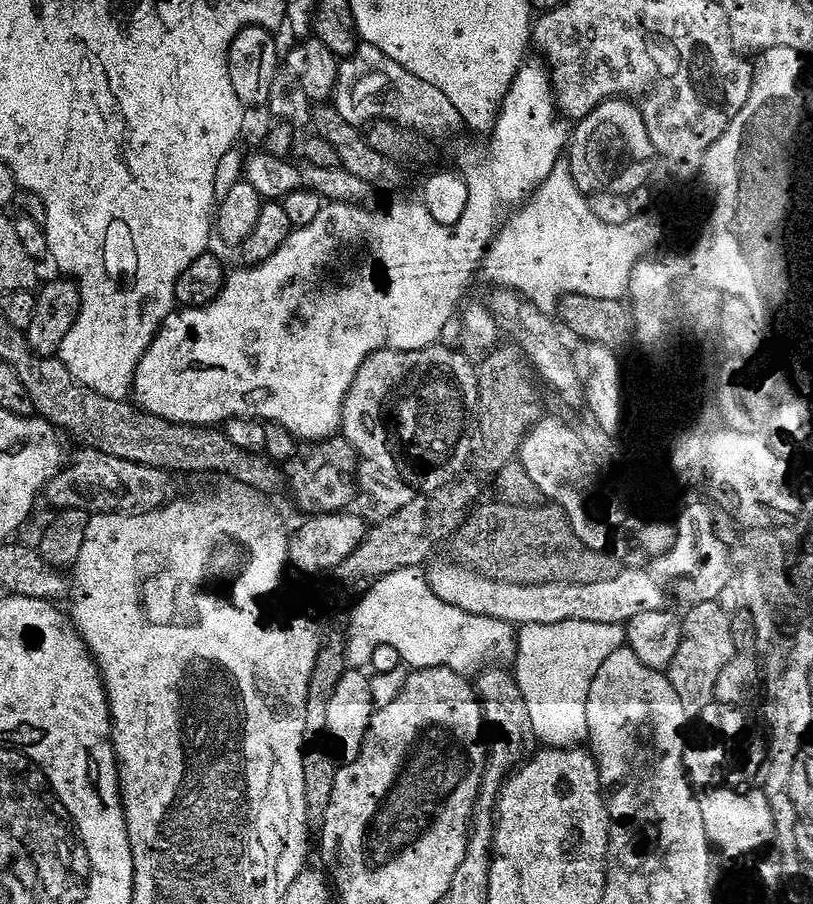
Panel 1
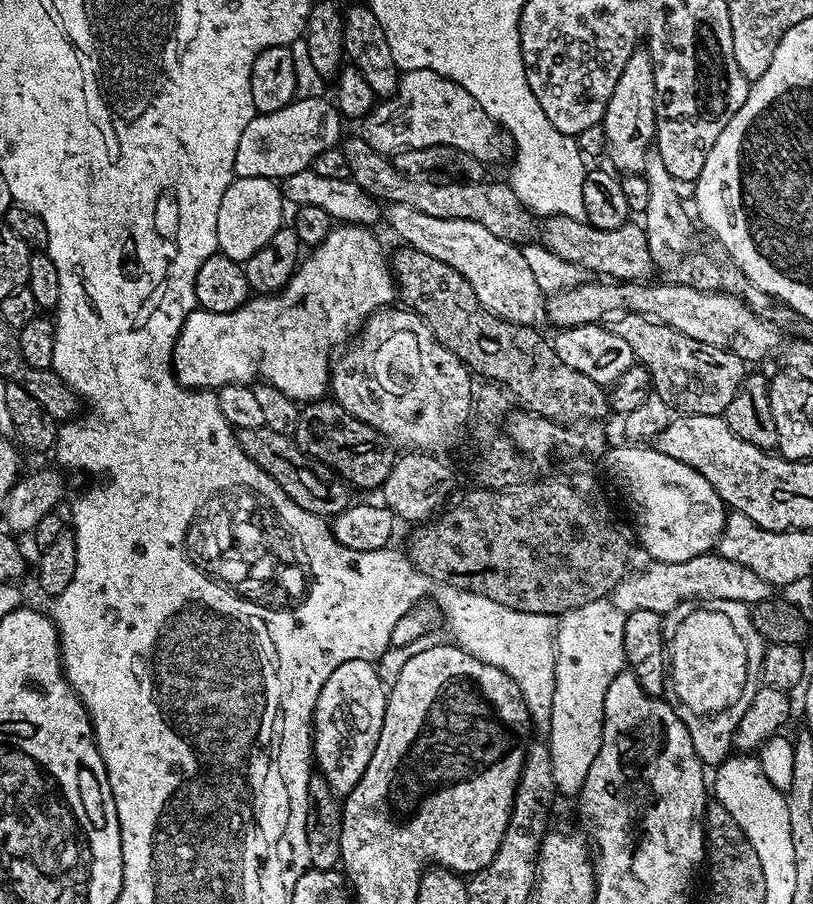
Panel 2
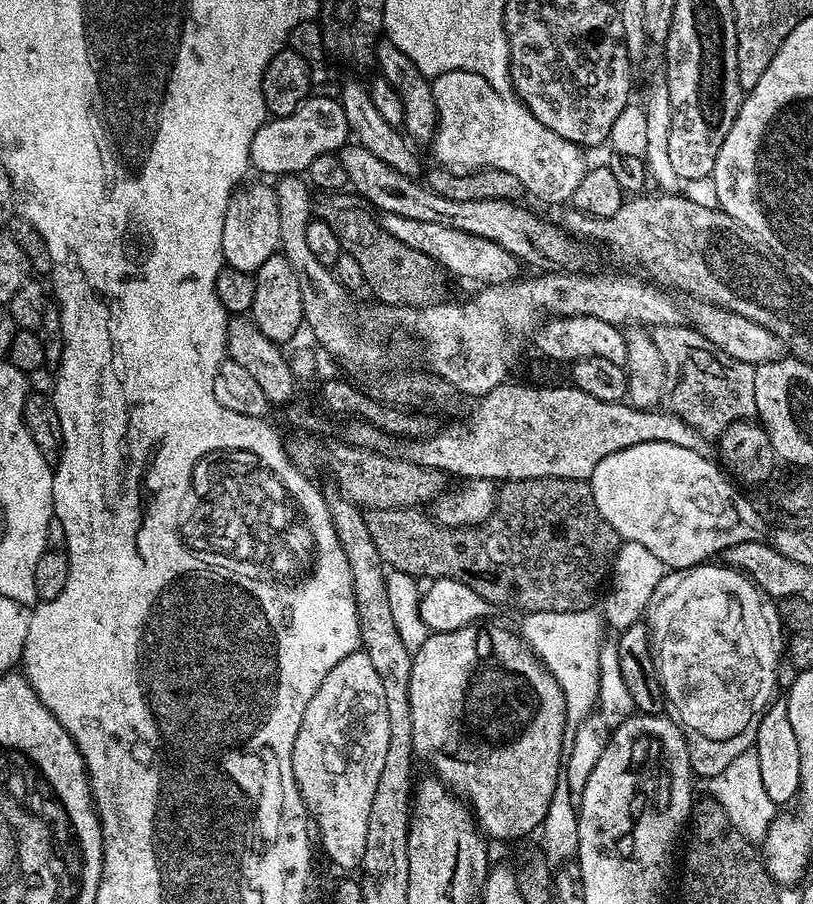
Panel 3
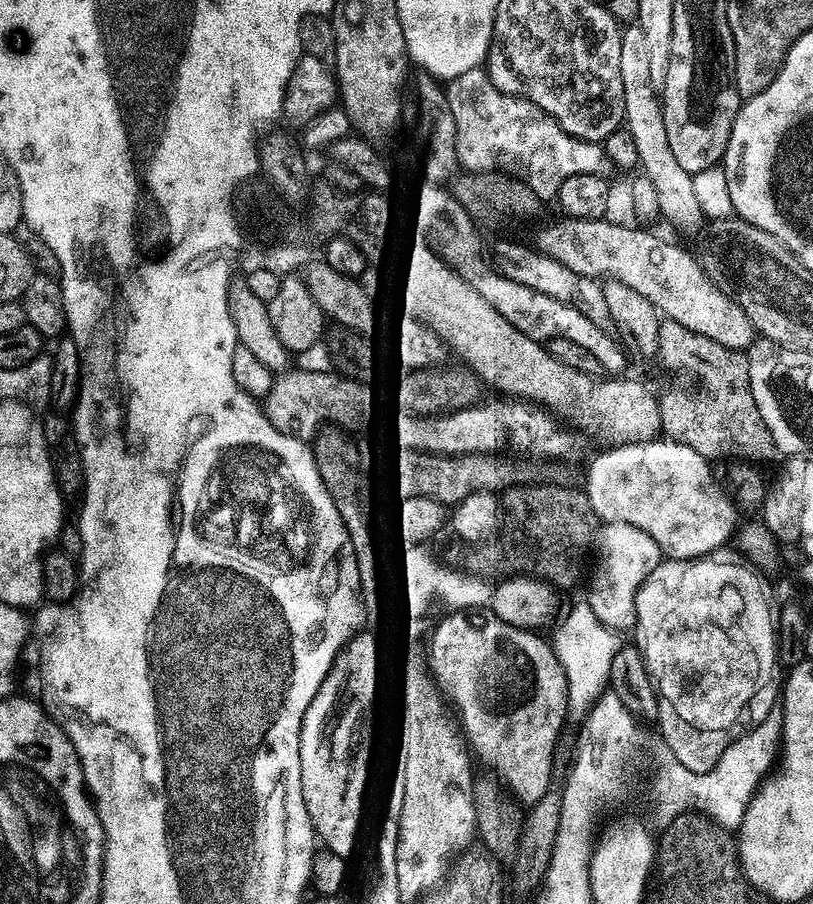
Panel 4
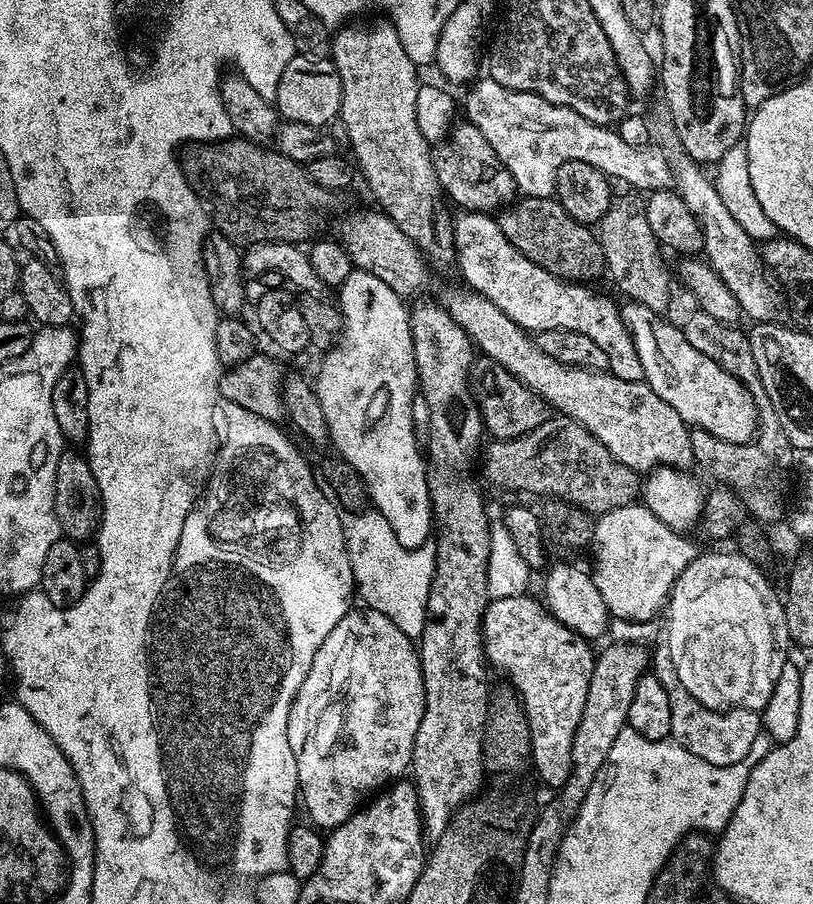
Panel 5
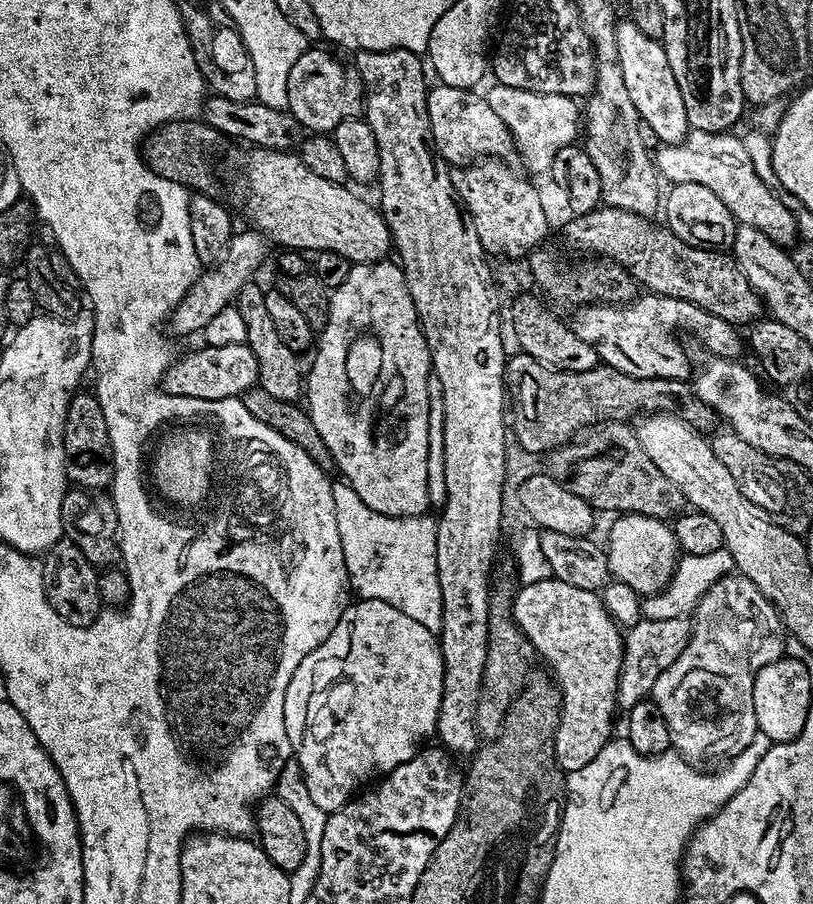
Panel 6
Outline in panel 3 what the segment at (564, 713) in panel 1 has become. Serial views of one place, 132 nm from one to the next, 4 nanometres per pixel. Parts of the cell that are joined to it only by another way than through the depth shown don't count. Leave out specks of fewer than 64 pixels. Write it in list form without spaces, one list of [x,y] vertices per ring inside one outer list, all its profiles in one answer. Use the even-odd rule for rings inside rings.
[[[604,642],[600,646],[600,689],[596,703],[589,716],[578,726],[574,750],[571,751],[570,760],[562,768],[562,774],[567,778],[569,790],[573,794],[579,794],[584,789],[586,778],[590,778],[590,770],[594,770],[594,762],[602,758],[602,750],[612,737],[612,731],[619,726],[626,710],[632,708],[630,690],[626,690],[626,682],[622,682],[622,670],[618,666],[618,650],[612,642]]]

